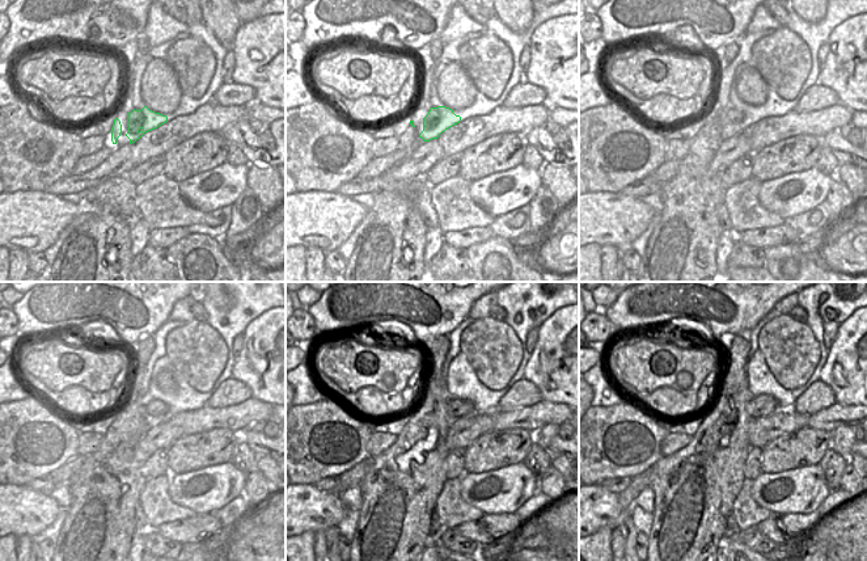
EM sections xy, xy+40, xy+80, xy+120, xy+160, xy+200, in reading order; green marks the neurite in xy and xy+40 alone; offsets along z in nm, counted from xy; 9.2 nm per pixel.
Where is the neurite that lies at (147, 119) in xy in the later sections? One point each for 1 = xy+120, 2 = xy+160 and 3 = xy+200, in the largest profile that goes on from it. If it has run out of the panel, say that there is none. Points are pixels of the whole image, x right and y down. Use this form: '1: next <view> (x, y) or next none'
1: next xy+120 (156, 408)
2: next xy+160 (456, 408)
3: next xy+200 (761, 405)

